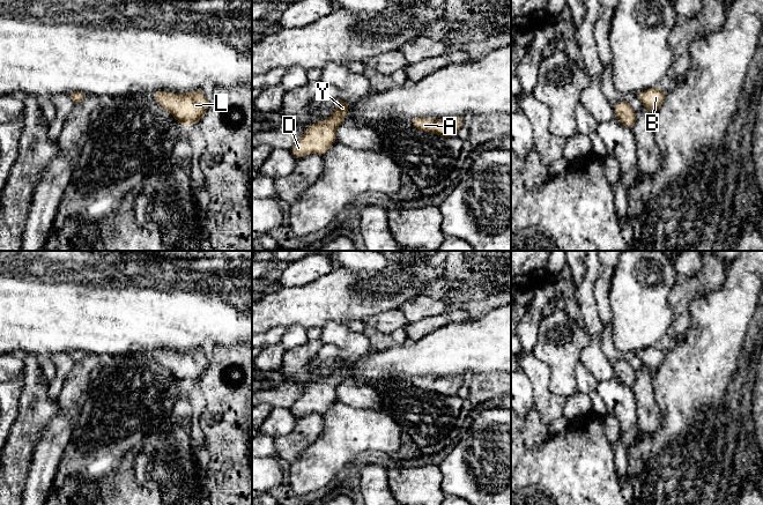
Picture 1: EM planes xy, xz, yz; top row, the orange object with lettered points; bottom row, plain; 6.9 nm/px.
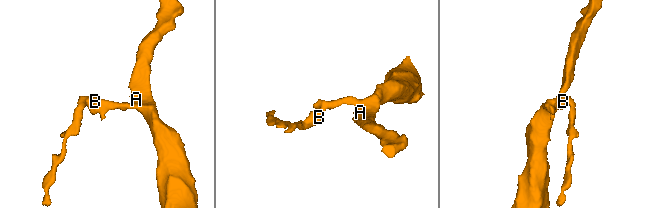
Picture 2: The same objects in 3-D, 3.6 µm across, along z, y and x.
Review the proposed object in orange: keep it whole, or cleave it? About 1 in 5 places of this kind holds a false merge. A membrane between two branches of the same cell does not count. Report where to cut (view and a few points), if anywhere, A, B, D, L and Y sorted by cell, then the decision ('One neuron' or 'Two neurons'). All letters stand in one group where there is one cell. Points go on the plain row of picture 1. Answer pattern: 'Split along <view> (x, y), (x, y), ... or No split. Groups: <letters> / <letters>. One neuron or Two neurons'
No split. Groups: A B D L Y. One neuron

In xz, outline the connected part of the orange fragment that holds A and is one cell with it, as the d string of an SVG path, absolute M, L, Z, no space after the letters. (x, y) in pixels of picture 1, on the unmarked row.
M418 376L412 379L412 384L416 388L435 392L443 396L452 396L457 394L458 389L464 384L464 377L454 376L452 378L427 378Z

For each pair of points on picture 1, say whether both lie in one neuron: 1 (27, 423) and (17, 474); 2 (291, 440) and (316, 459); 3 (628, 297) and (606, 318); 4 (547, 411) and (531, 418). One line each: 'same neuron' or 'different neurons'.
1: same neuron
2: different neurons
3: different neurons
4: different neurons

